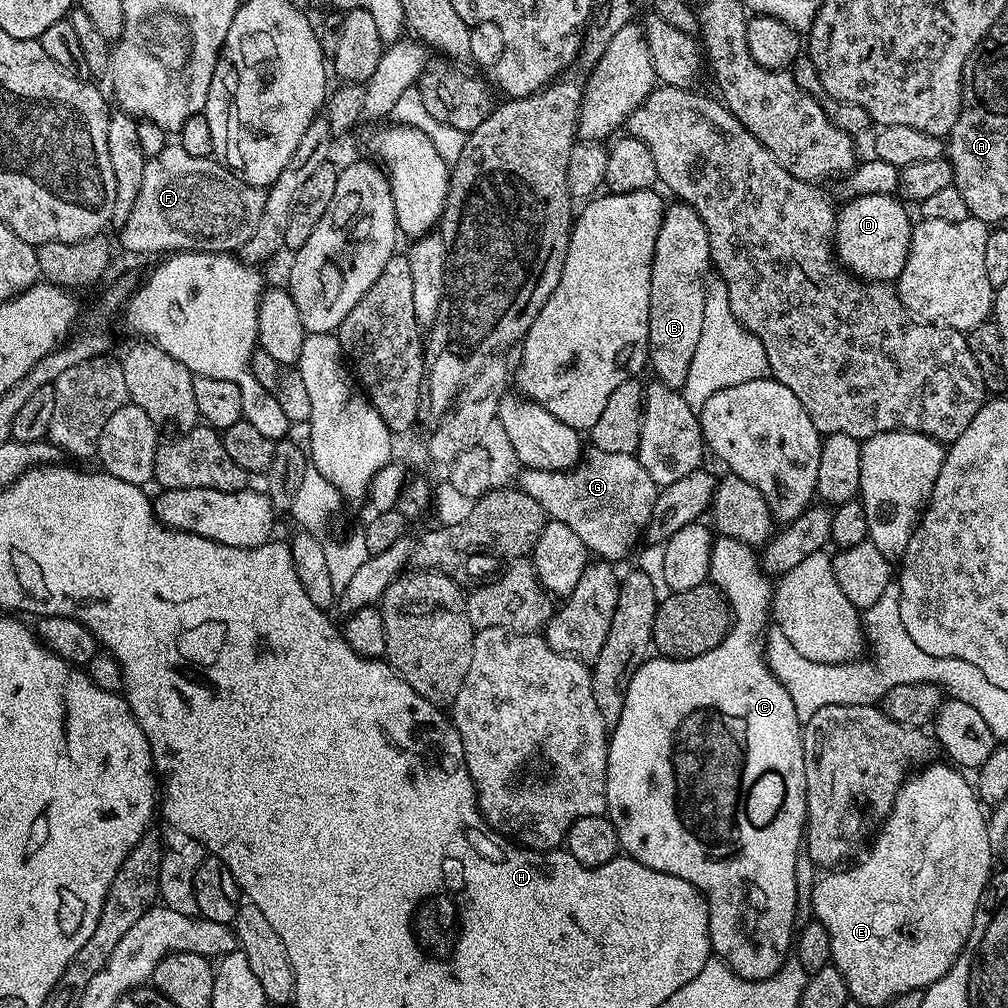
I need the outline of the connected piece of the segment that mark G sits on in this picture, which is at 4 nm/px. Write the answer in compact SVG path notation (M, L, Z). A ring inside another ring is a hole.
M588 450L580 463L567 472L524 468L521 473L519 488L542 506L548 520L566 522L566 526L582 538L593 557L617 562L642 540L650 510L654 510L658 486L635 454Z

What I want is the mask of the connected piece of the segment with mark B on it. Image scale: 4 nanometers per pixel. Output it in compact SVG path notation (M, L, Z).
M669 203L664 210L658 238L655 239L647 318L649 365L657 375L657 381L668 388L683 389L689 374L702 330L704 289L710 267L709 236L701 218L686 203Z

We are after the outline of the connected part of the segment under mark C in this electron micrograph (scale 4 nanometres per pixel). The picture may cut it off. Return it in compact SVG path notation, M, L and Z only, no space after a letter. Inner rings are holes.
M717 535L712 542L712 553L710 554L710 566L708 567L708 575L711 583L715 584L721 592L724 593L725 600L728 601L730 609L731 624L726 634L726 638L718 646L714 646L714 650L710 650L701 656L695 656L689 660L669 660L667 658L649 658L644 661L644 664L632 676L630 686L626 690L626 702L622 706L622 718L618 718L618 726L611 729L610 739L608 741L608 769L606 770L606 802L608 803L607 818L612 821L614 830L617 831L619 847L623 849L632 859L642 862L642 866L650 866L650 870L658 870L666 874L674 874L674 878L682 878L686 882L690 882L696 887L701 896L708 902L708 937L712 940L712 952L725 964L729 964L743 980L769 980L770 977L776 975L776 971L784 964L784 961L789 959L790 953L794 948L794 933L797 931L796 923L796 903L798 902L798 886L796 878L798 869L796 863L799 862L800 856L802 860L802 841L804 838L804 825L808 818L806 810L806 766L804 765L804 738L802 735L802 721L798 718L798 714L794 710L794 702L790 702L790 694L786 694L786 686L782 686L782 682L778 682L775 674L768 669L768 662L764 658L764 637L770 627L770 613L772 610L772 594L774 591L773 585L770 583L769 577L764 575L763 568L760 567L760 561L753 545L743 544L729 536Z

